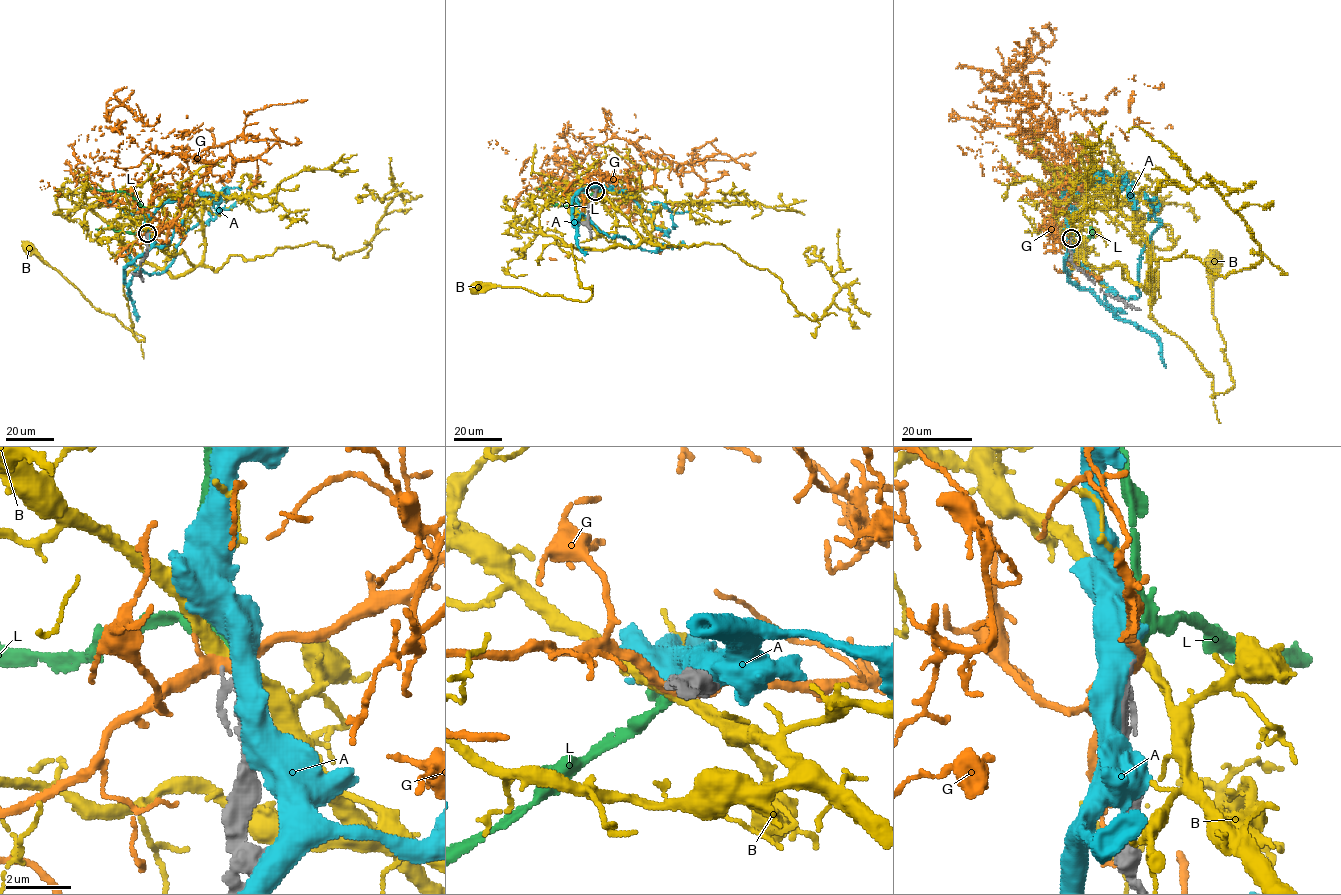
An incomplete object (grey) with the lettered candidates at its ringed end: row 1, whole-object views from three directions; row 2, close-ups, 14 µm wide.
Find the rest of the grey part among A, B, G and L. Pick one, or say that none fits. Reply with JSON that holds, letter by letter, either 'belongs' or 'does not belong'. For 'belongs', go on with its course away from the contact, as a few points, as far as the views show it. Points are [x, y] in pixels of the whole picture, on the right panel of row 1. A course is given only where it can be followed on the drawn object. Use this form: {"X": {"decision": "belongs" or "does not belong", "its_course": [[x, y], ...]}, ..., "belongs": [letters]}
{"A": {"decision": "does not belong"}, "B": {"decision": "does not belong"}, "G": {"decision": "does not belong"}, "L": {"decision": "belongs", "its_course": [[1071, 238], [1071, 224], [1065, 196], [1058, 188], [1057, 181], [1068, 171]]}, "belongs": ["L"]}

